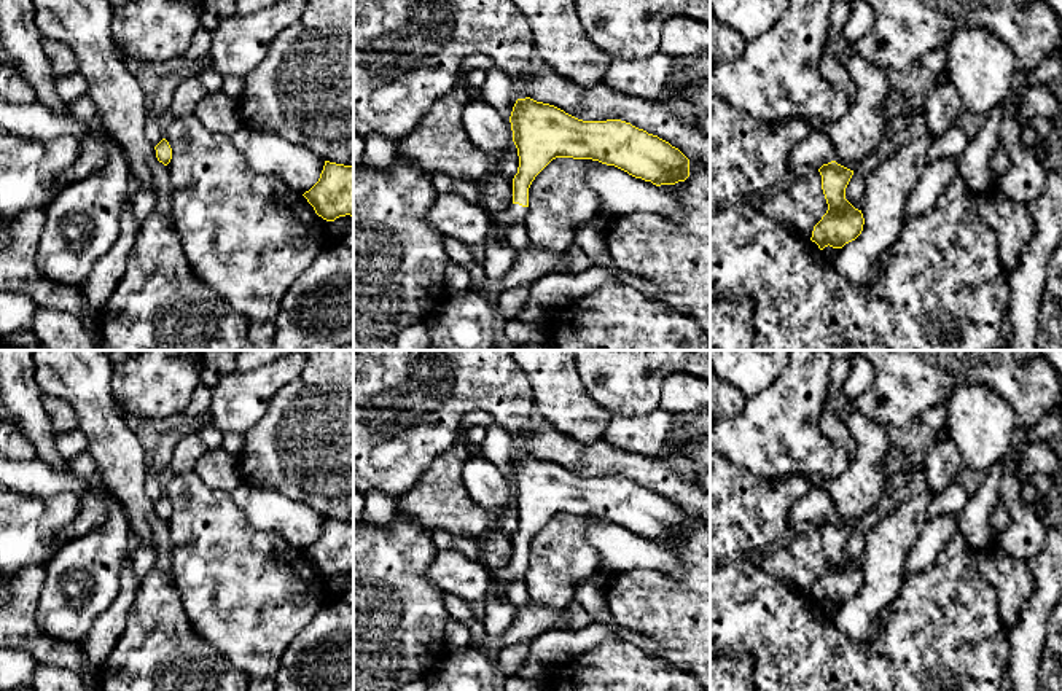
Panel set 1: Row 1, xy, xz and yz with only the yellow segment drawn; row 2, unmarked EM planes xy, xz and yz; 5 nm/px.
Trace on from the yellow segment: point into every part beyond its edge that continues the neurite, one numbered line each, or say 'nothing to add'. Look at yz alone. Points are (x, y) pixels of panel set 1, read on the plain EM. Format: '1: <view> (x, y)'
nothing to add

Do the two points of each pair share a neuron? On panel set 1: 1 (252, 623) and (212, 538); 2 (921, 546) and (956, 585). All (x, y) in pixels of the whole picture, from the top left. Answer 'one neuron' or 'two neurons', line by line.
1: one neuron
2: two neurons

